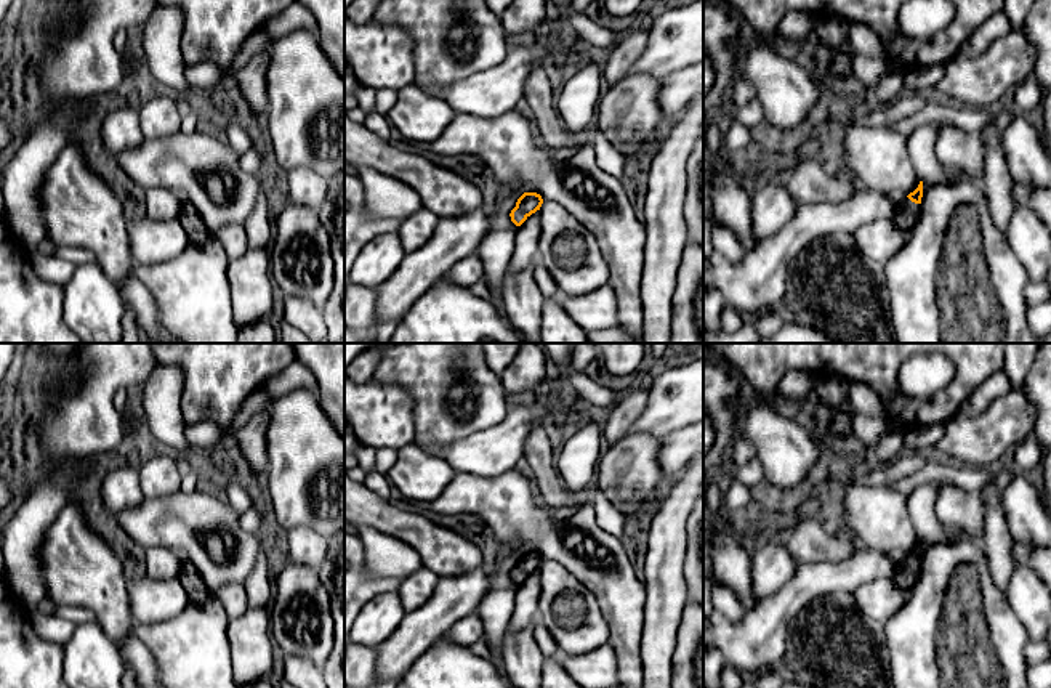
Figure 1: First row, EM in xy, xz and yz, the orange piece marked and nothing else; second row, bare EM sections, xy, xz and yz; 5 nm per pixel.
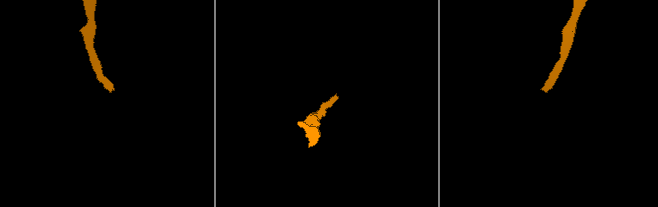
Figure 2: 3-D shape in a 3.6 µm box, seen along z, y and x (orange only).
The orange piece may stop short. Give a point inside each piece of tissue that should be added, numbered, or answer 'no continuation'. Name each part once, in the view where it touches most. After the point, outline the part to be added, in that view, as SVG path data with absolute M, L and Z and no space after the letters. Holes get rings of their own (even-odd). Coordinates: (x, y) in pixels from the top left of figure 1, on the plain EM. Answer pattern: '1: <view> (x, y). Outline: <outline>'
1: yz (907, 574). Outline: M902 556L896 577L892 579L900 589L908 589L916 584L920 577L920 563L912 561L908 556Z

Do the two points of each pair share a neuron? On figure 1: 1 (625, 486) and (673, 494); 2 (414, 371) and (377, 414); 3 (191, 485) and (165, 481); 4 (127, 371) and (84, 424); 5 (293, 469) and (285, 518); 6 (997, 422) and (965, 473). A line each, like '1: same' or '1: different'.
1: different
2: different
3: different
4: same
5: same
6: different

